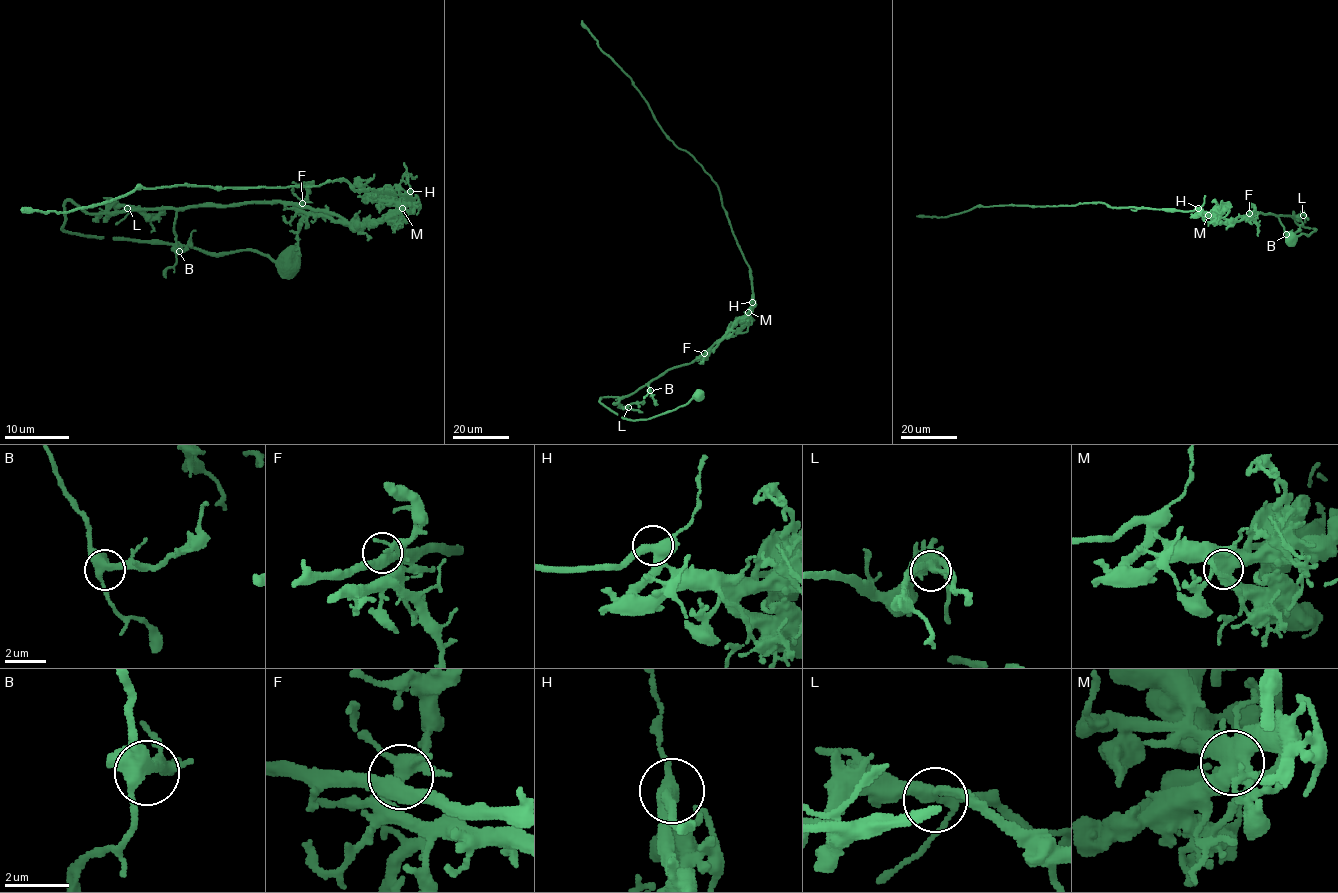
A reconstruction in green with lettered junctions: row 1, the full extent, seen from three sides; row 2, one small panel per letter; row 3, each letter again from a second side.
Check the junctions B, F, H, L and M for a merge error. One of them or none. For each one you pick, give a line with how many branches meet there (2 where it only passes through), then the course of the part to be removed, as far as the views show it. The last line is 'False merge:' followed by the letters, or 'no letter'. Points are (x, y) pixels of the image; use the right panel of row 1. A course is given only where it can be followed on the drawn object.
False merge: no letter

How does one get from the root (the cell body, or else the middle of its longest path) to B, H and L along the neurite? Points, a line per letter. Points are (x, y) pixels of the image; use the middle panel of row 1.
B: (698, 394), (685, 404), (645, 419), (623, 419), (599, 401), (601, 397), (628, 396), (649, 382), (650, 390)
H: (698, 394), (645, 419), (623, 419), (599, 401), (628, 396), (667, 370), (692, 363), (751, 309), (752, 302)
L: (698, 394), (672, 410), (635, 420), (623, 419), (599, 400), (601, 397), (617, 397), (622, 407), (628, 407)

